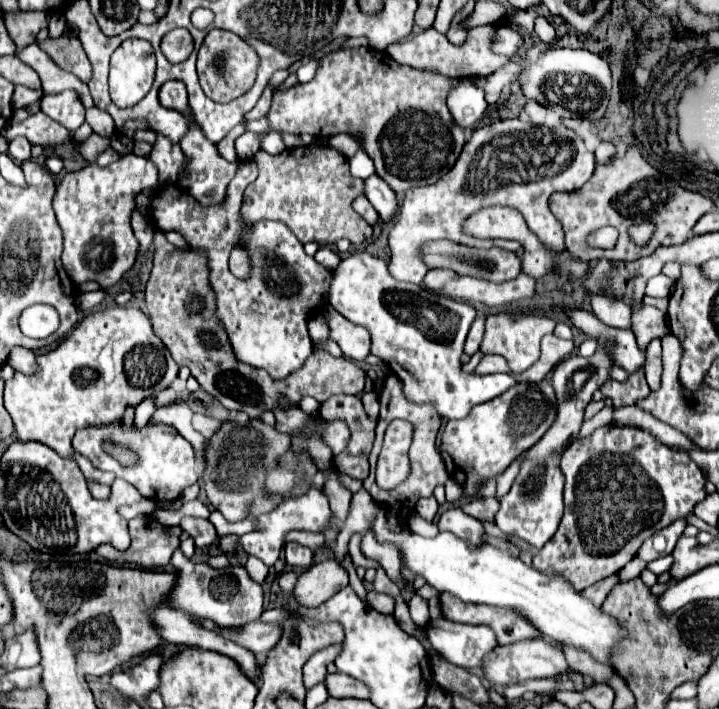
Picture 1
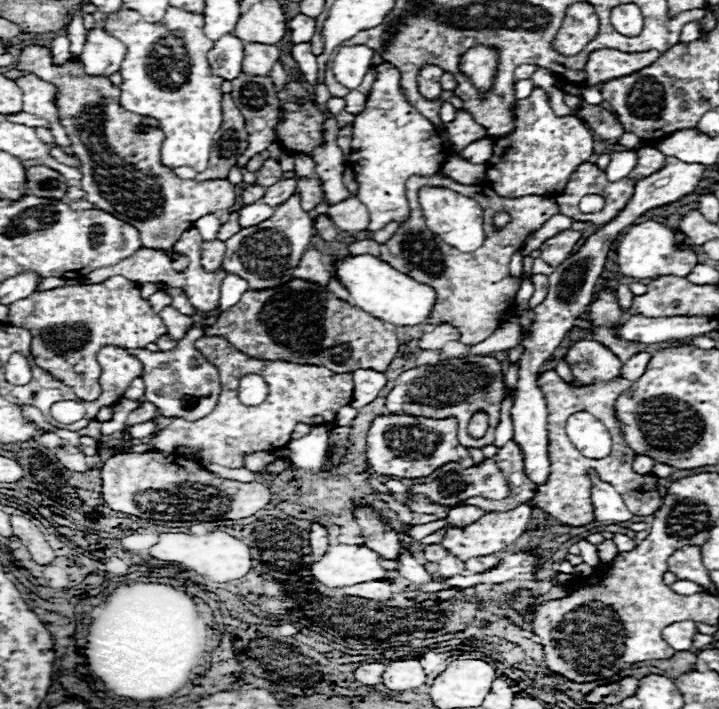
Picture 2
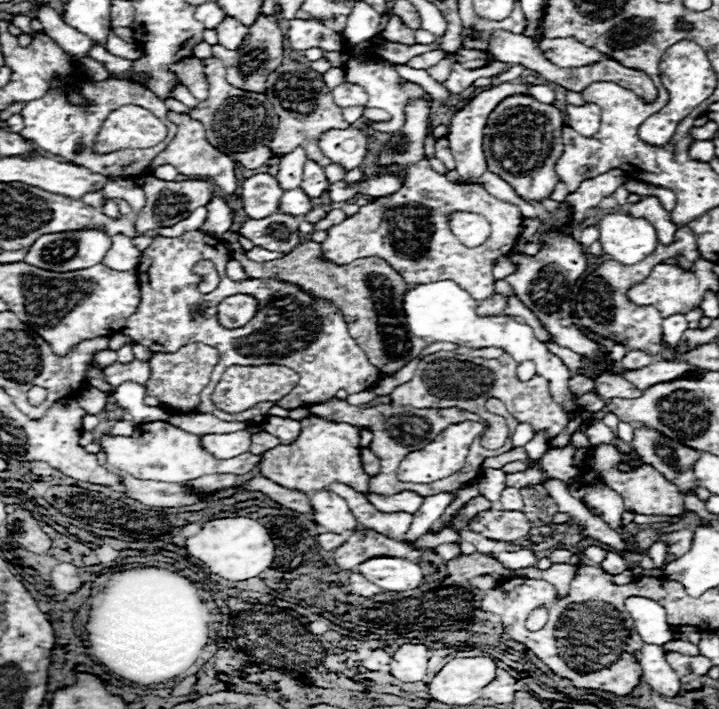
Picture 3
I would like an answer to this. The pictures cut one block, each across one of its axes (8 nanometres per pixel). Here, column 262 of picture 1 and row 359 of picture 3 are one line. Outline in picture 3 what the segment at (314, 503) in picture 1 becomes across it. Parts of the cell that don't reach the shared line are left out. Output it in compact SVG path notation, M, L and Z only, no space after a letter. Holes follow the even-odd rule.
M442 280L442 282L430 282L430 284L416 284L414 288L408 290L406 298L404 298L404 312L406 312L406 322L412 330L412 334L420 336L420 338L434 338L438 342L452 342L458 346L468 346L468 348L502 348L504 352L508 352L516 362L524 362L524 360L532 360L536 364L536 372L546 378L550 382L550 394L552 398L564 408L568 410L568 426L550 442L548 448L564 448L568 446L572 434L582 426L582 418L580 418L580 406L576 404L576 396L570 392L568 388L568 378L570 378L570 370L568 366L560 364L560 358L556 354L552 354L544 342L540 342L532 328L524 322L514 320L512 316L478 316L476 314L478 302L460 286L456 286L450 280Z

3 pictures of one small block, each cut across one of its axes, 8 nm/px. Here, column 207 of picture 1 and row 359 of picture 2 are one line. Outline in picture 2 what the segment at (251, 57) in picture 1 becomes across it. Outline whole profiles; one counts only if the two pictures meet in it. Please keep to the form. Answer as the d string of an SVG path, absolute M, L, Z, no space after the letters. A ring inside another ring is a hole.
M112 276L100 284L80 284L80 286L62 286L46 292L36 292L20 302L8 306L8 324L32 330L32 354L38 366L52 372L62 382L70 384L78 398L96 400L102 394L98 384L100 366L96 362L96 352L104 346L122 346L122 348L146 348L150 342L156 342L160 336L168 334L162 318L152 310L150 302L140 296L140 286L122 276Z

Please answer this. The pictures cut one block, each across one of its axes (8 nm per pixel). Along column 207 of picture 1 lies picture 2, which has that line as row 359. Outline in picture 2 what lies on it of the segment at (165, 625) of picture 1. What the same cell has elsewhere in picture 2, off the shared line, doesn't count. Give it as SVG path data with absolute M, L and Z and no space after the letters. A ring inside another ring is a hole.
M640 352L640 354L632 356L630 360L626 360L624 366L622 366L622 378L632 380L632 382L638 380L646 372L648 360L650 360L650 354L648 352Z

